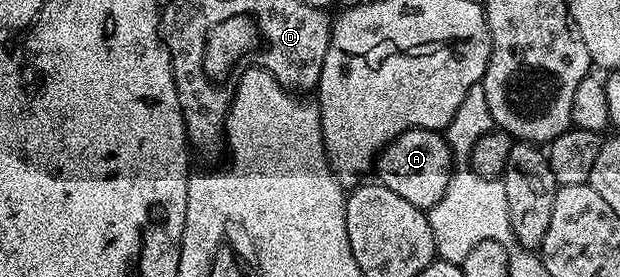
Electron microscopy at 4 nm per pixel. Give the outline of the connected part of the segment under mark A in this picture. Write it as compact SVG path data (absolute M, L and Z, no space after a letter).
M408 129L380 152L377 158L377 181L378 184L389 187L389 191L397 191L401 199L409 199L413 207L426 211L442 199L445 187L449 187L453 172L451 160L451 146L447 144L446 136L442 132L433 129Z

